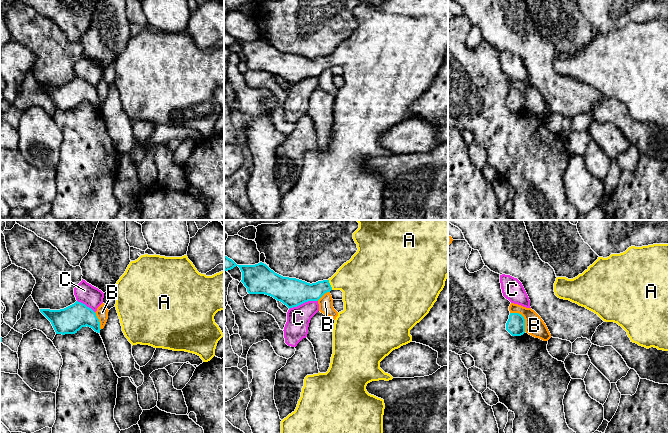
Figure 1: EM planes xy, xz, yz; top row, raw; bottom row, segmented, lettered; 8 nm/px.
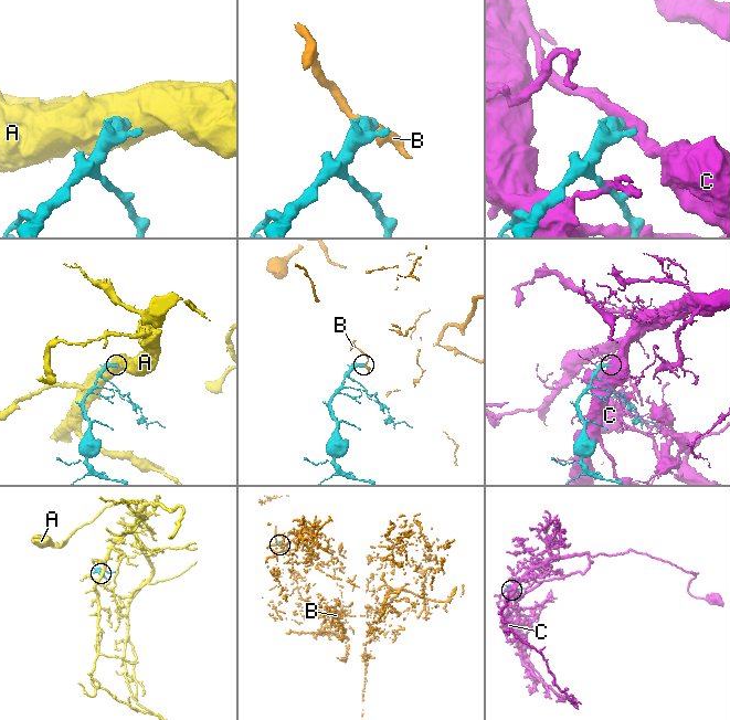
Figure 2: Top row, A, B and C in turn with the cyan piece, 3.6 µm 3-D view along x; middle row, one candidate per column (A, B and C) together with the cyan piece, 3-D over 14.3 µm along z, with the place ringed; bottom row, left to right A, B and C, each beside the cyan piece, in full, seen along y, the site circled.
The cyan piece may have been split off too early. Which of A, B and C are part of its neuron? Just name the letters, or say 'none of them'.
A

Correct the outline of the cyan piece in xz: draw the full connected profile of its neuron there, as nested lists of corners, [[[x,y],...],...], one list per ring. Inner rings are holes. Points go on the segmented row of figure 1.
[[[357,220],[357,222],[359,223],[359,228],[353,233],[353,239],[358,248],[357,252],[331,278],[312,284],[296,278],[283,277],[262,262],[255,265],[237,265],[232,259],[224,255],[224,270],[228,271],[238,266],[242,272],[241,282],[247,288],[249,294],[271,296],[277,301],[282,302],[289,309],[308,301],[318,301],[325,293],[331,290],[341,290],[343,292],[344,310],[338,313],[334,323],[333,354],[330,367],[326,373],[319,372],[318,374],[307,375],[305,377],[301,397],[295,411],[281,421],[281,433],[383,433],[384,400],[369,394],[366,386],[372,381],[389,381],[393,379],[390,374],[385,373],[380,368],[380,362],[393,350],[412,341],[410,330],[429,313],[445,286],[448,276],[448,220]]]

